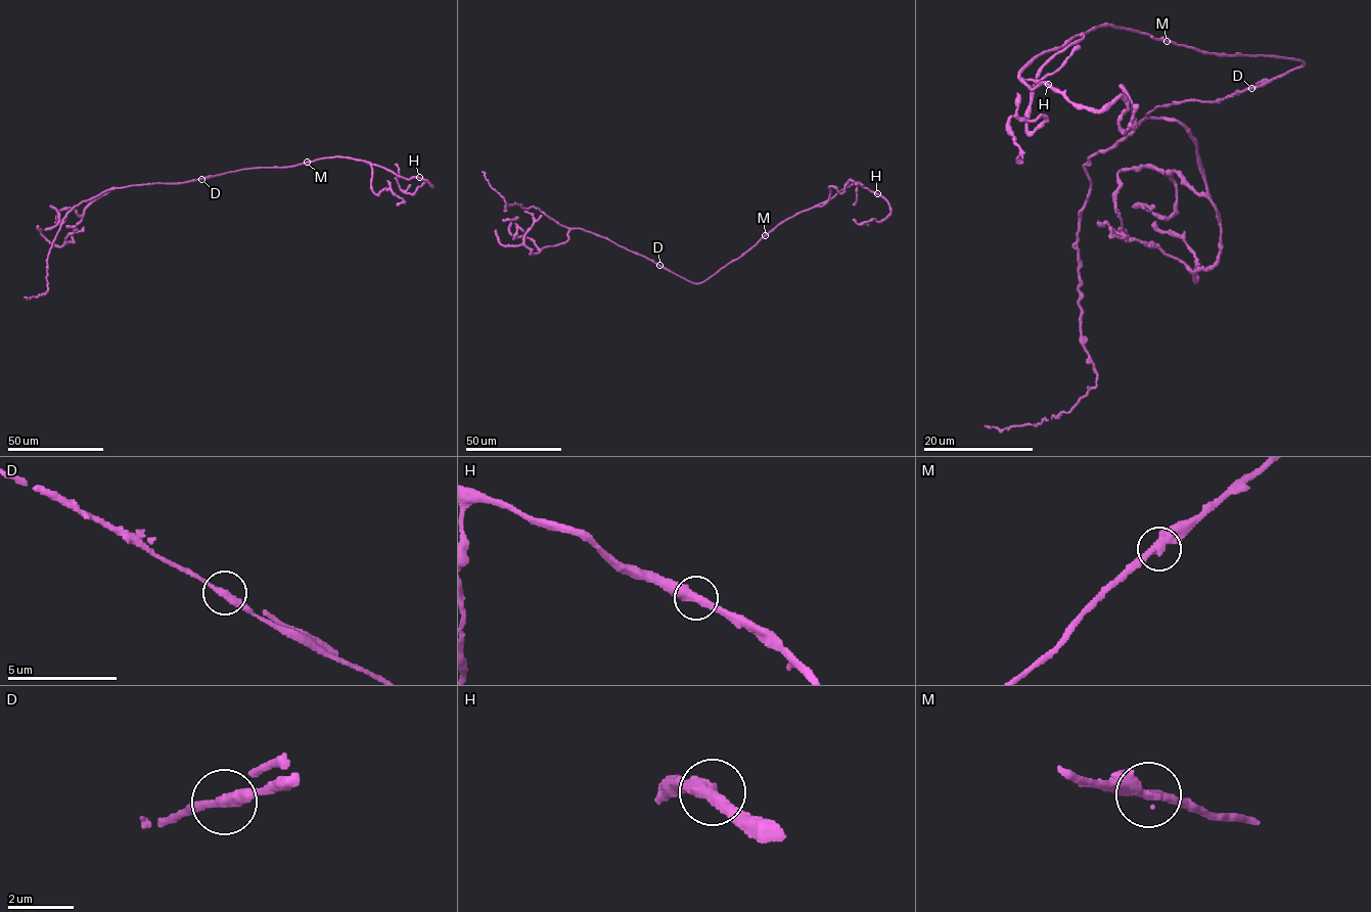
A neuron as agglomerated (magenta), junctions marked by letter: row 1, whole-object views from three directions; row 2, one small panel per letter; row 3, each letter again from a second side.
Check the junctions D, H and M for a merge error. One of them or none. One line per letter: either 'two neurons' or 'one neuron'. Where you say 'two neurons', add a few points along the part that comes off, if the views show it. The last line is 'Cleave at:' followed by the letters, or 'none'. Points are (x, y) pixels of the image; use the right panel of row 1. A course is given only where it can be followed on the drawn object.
D: one neuron
H: one neuron
M: one neuron
Cleave at: none

